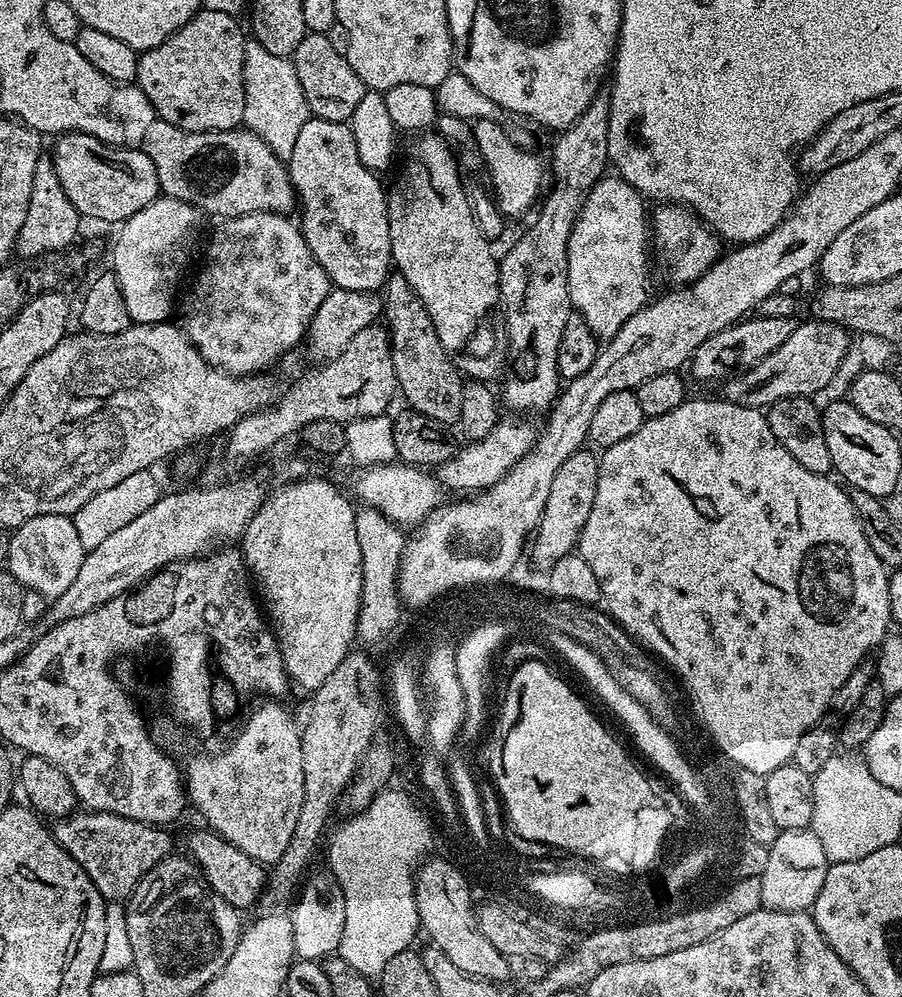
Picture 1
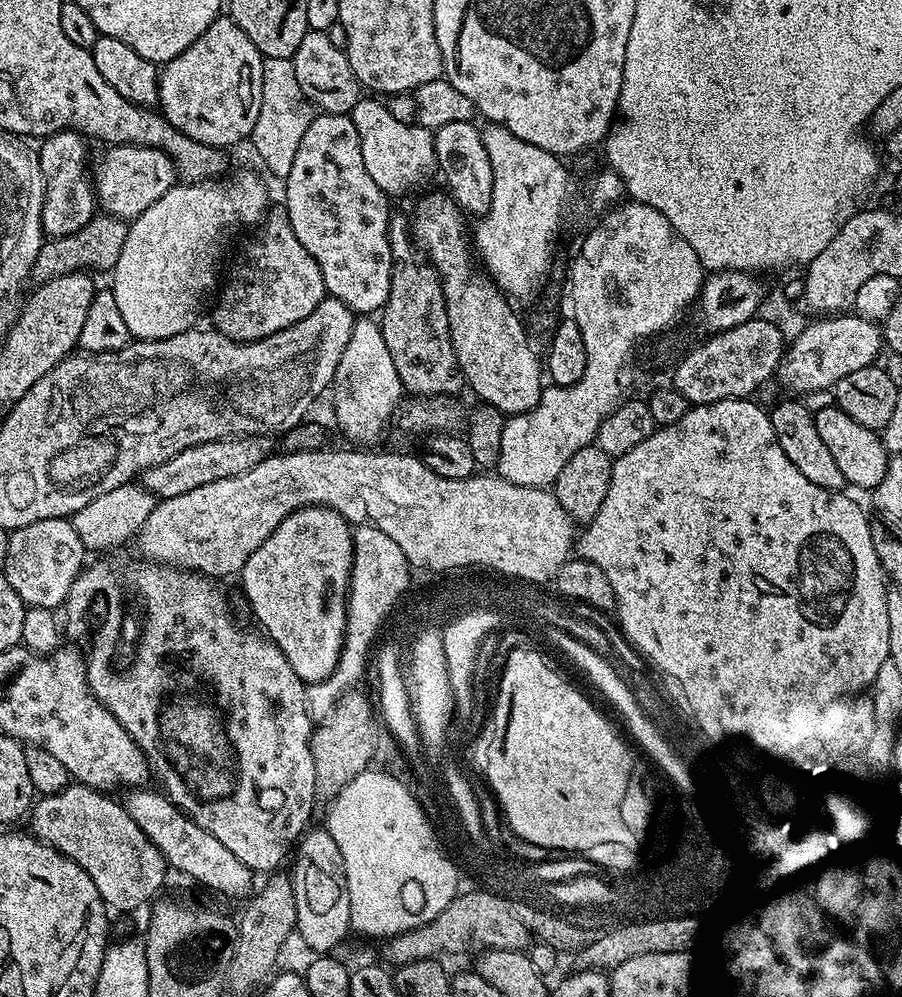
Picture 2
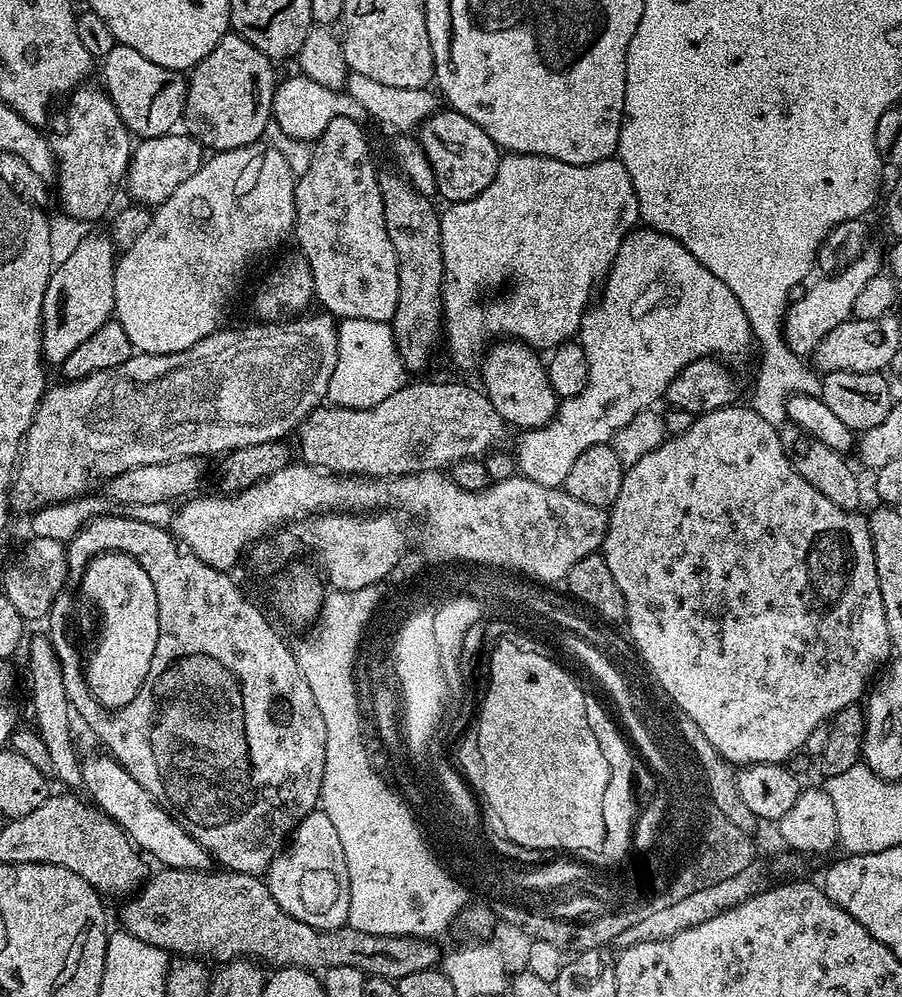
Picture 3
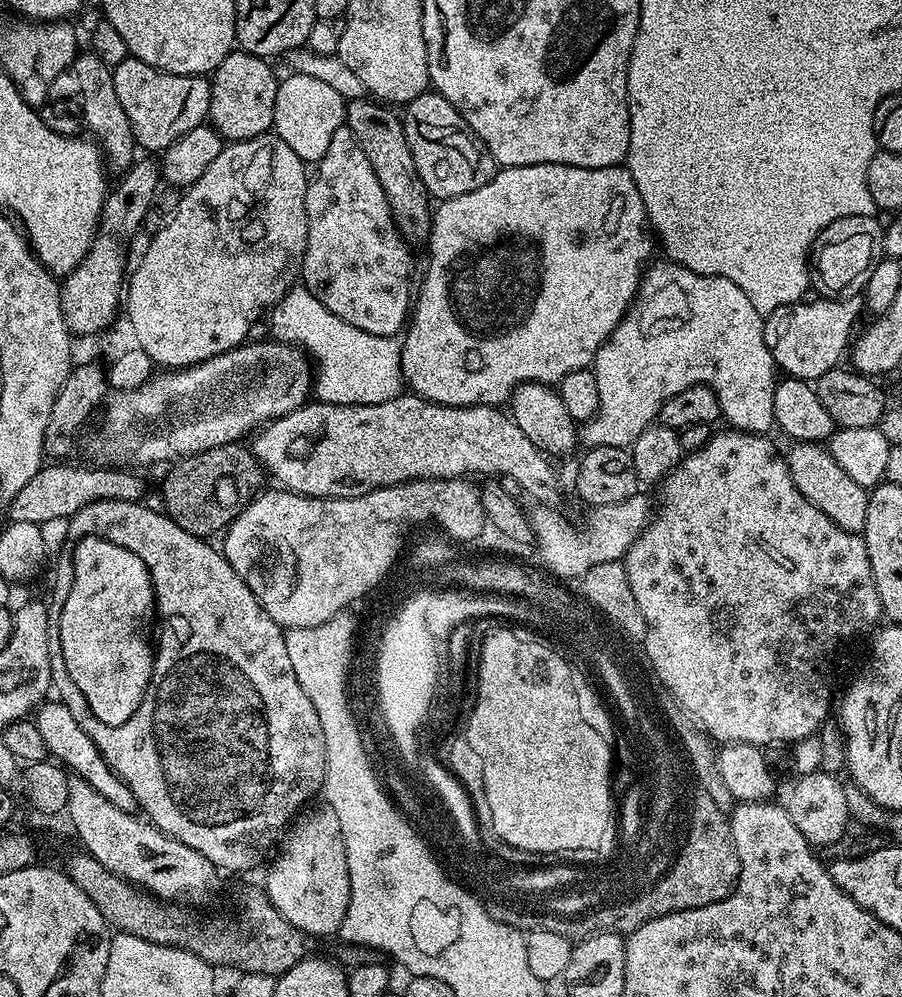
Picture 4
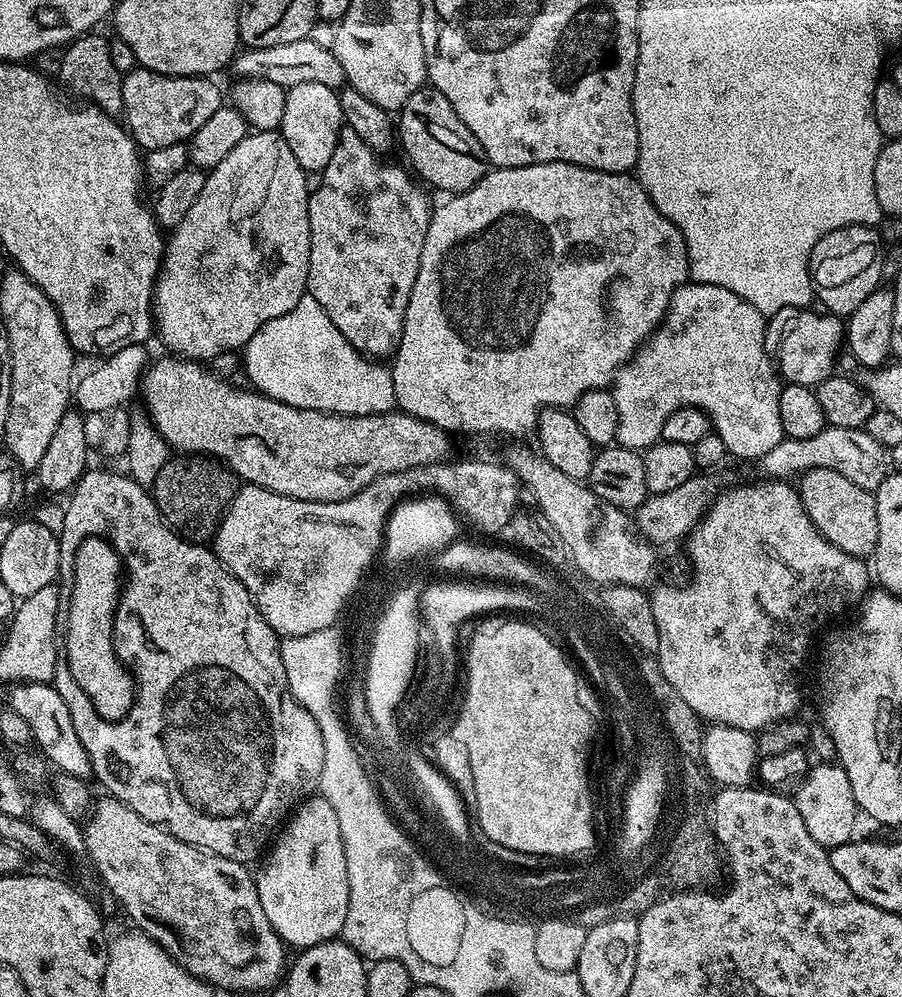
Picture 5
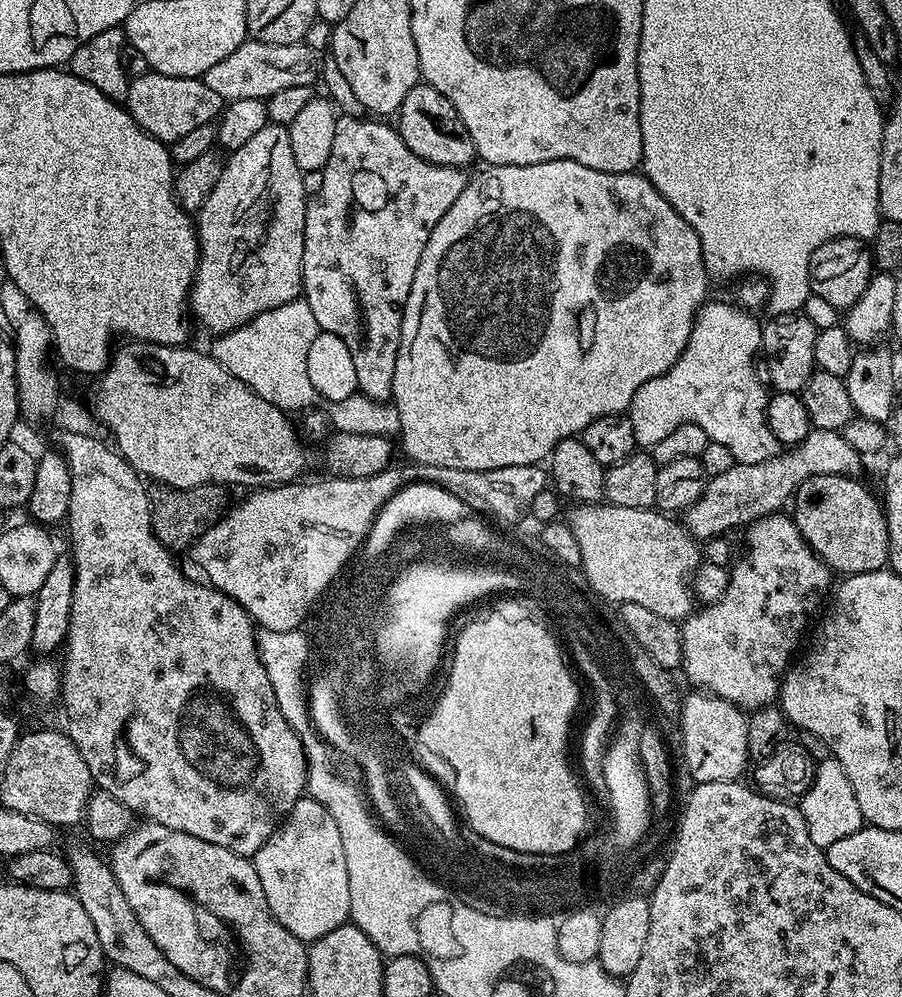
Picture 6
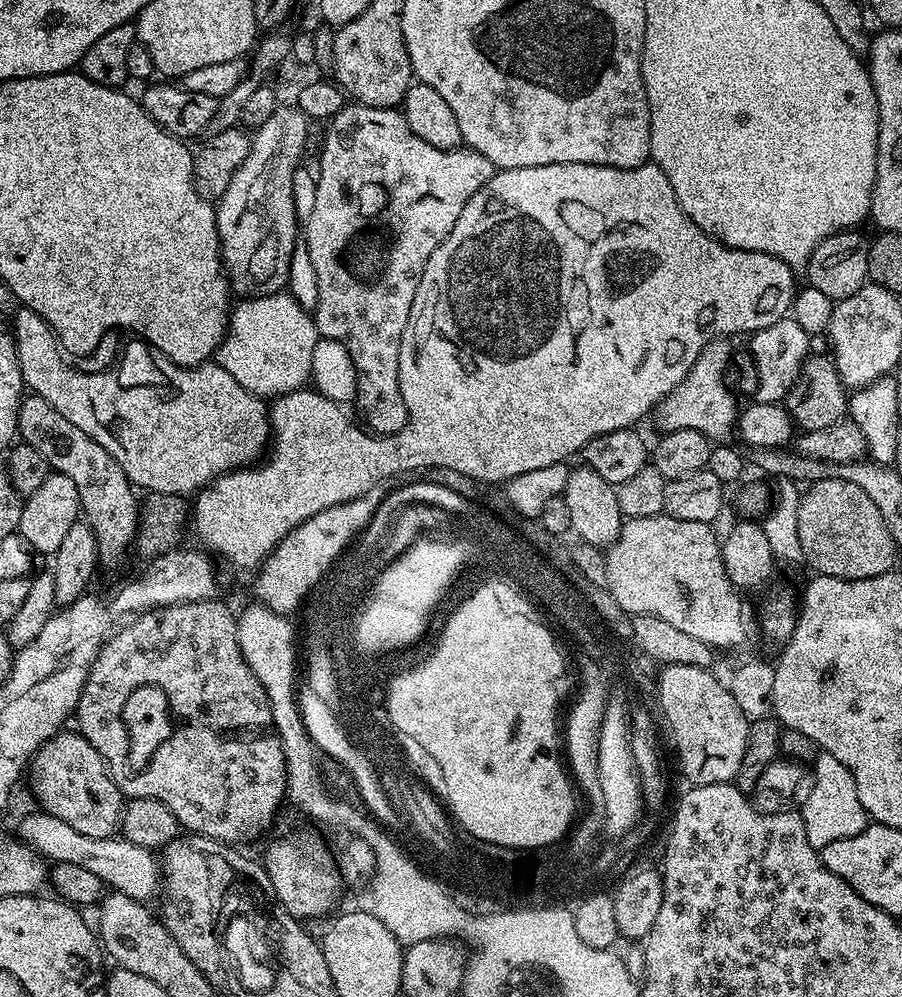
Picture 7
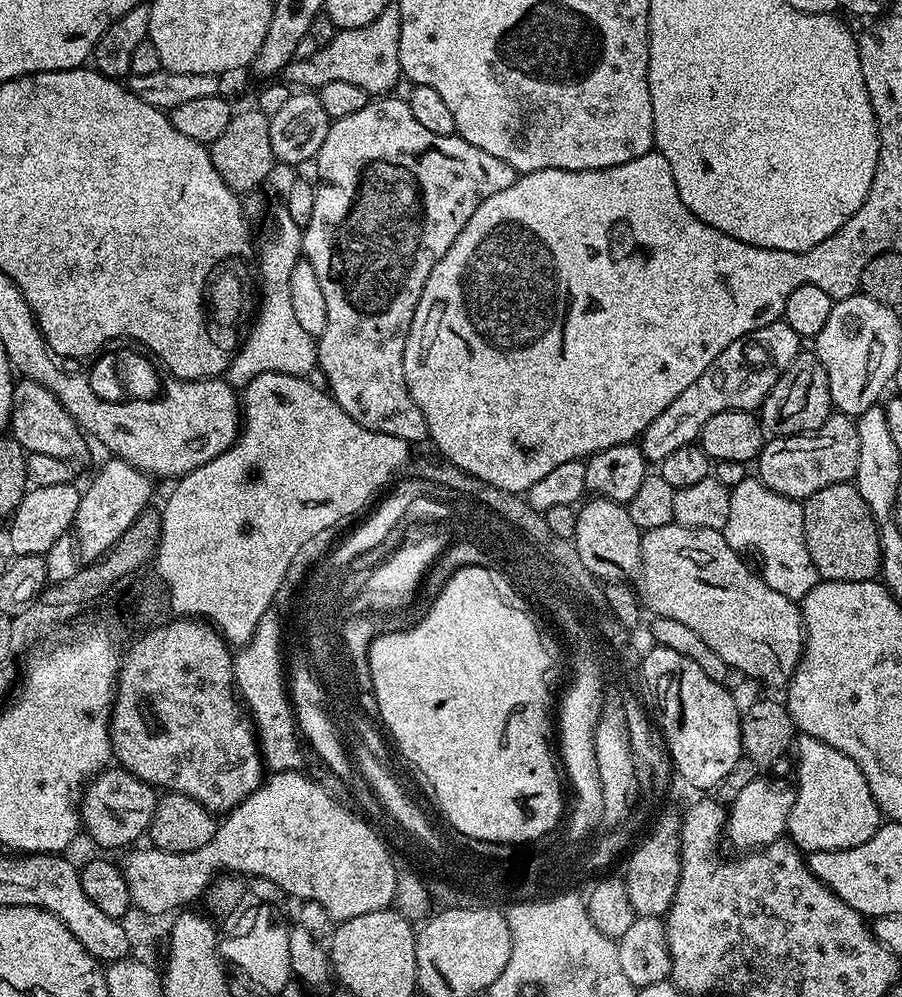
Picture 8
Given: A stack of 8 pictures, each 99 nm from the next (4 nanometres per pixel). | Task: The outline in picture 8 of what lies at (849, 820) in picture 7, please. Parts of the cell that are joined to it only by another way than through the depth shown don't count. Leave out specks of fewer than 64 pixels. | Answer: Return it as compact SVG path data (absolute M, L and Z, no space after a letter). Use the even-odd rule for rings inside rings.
M801 735L794 744L794 756L800 761L796 764L796 780L794 787L796 797L790 810L790 818L786 829L787 835L801 852L829 852L830 850L846 850L854 846L862 846L880 829L882 813L876 804L874 794L870 794L870 786L866 786L866 778L862 770L842 750L834 750L826 742L813 736Z

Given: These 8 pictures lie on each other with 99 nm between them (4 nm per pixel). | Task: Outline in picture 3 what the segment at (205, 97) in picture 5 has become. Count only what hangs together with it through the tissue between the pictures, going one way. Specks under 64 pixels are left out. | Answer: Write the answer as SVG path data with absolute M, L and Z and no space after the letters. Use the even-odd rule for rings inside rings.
M113 43L110 54L102 57L102 64L102 87L133 137L140 140L158 138L171 133L181 123L184 96L188 93L188 81L181 73L158 66L158 62L142 58L138 50L130 50L130 46L117 43Z

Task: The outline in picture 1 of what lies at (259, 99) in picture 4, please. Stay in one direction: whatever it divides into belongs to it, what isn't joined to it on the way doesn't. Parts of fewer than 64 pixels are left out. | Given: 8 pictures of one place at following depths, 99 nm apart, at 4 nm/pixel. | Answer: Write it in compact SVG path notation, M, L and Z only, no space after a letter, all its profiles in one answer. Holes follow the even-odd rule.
M204 8L196 13L190 22L186 22L186 26L182 26L173 36L166 38L166 42L162 42L162 46L154 46L149 52L139 53L136 61L136 78L135 83L140 84L140 88L144 91L144 96L148 99L147 103L156 112L159 119L170 122L174 126L178 126L183 132L216 132L218 130L230 130L231 128L239 128L244 123L244 41L246 32L240 29L241 21L235 16L219 12L218 10L210 10Z

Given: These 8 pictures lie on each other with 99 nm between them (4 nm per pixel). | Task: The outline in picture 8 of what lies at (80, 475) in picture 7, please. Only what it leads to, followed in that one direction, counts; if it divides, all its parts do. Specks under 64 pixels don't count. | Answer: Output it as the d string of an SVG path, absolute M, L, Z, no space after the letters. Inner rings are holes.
M17 379L12 386L12 409L10 410L10 435L24 451L34 454L50 454L50 458L77 462L84 456L85 433L74 418L58 402L50 390L33 380Z

